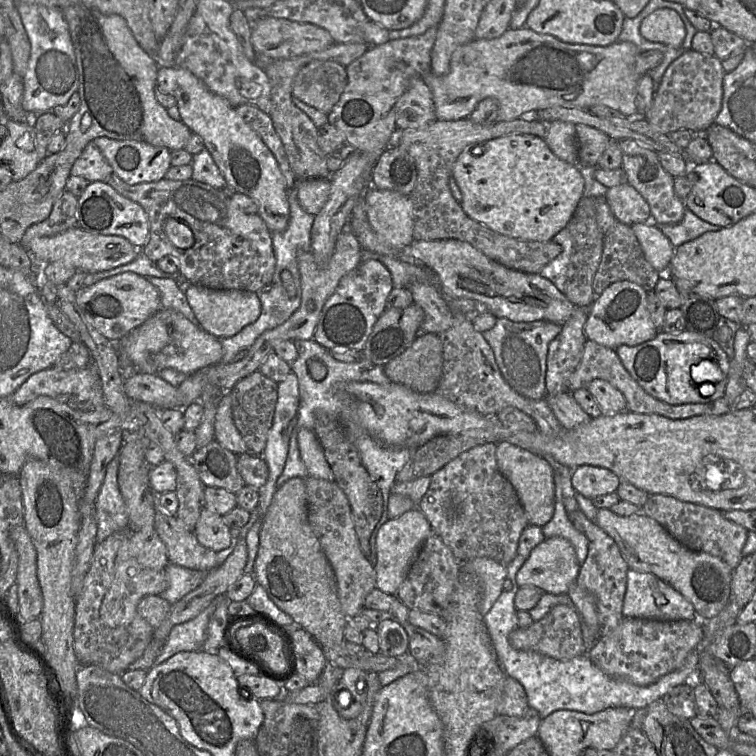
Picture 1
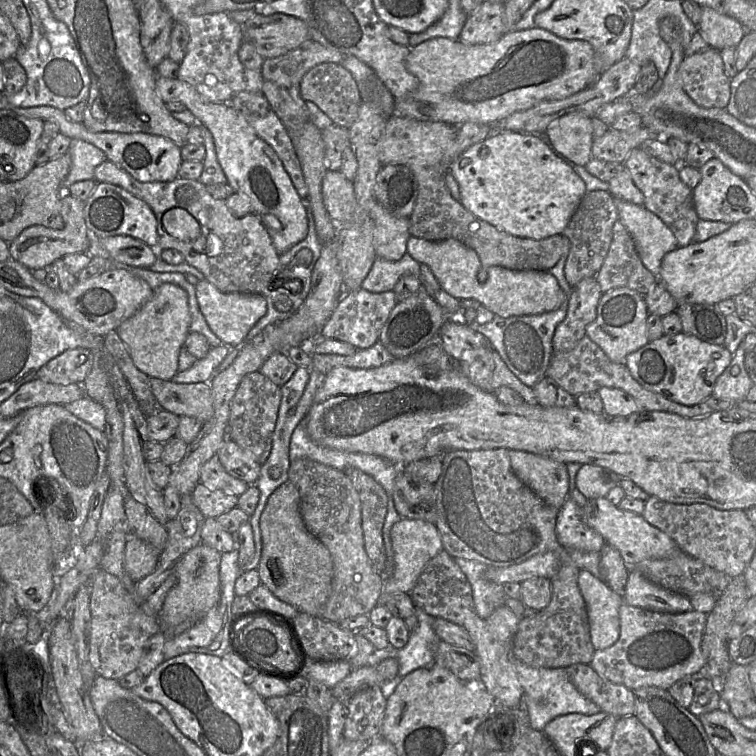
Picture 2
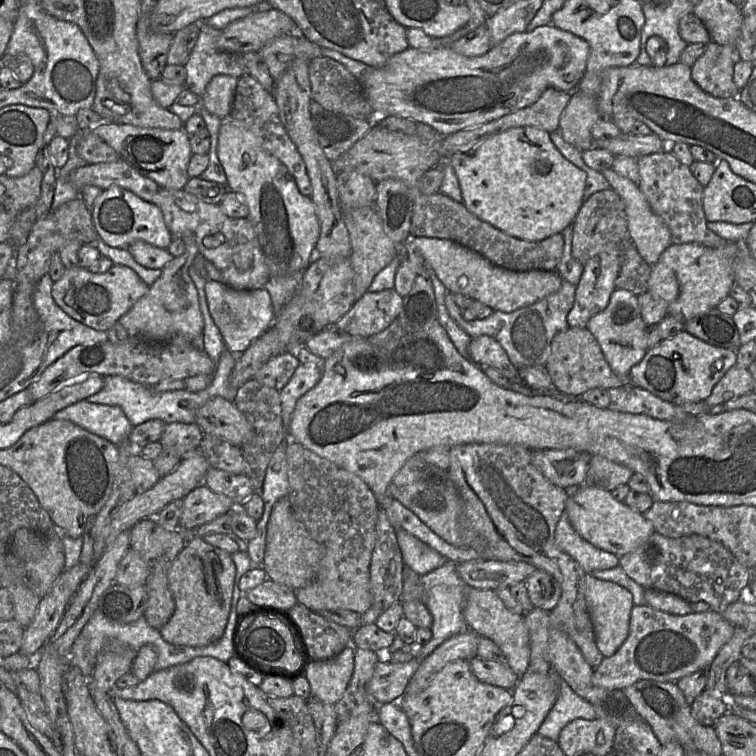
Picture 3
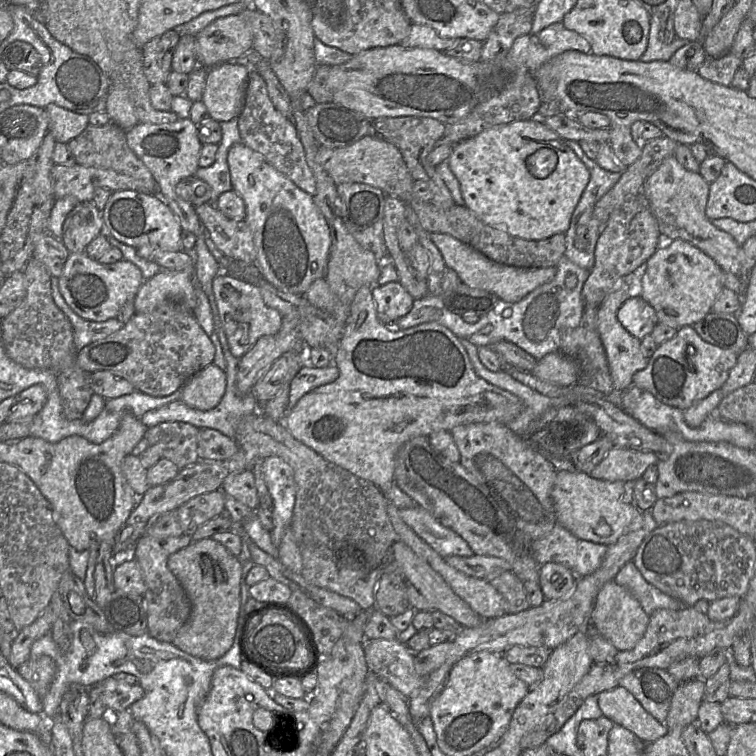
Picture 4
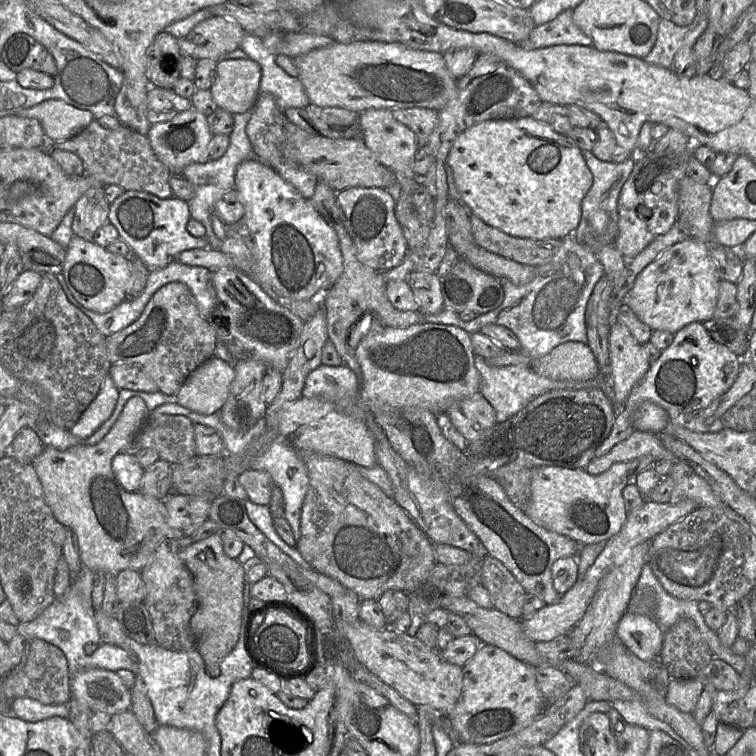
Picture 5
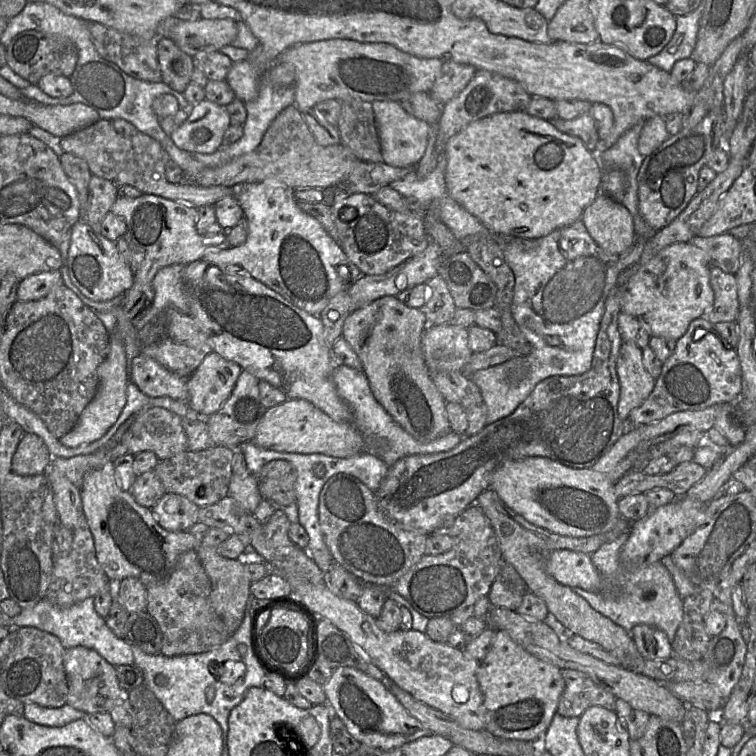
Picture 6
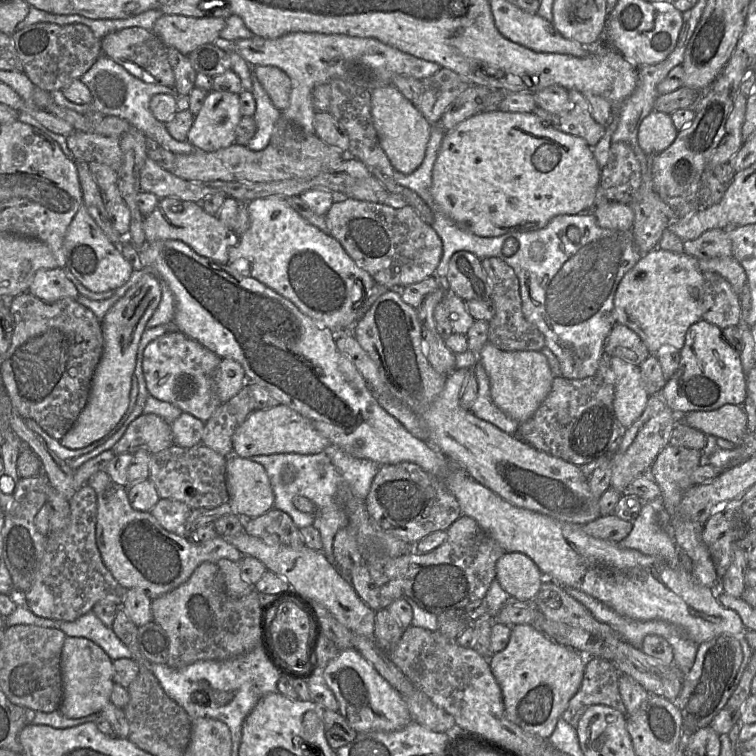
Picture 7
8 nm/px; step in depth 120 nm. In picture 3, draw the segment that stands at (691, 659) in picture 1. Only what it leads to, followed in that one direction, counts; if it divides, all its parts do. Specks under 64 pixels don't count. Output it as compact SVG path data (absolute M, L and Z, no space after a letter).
M561 679L557 699L538 729L538 733L557 741L561 730L572 720L597 718L593 705L579 696Z

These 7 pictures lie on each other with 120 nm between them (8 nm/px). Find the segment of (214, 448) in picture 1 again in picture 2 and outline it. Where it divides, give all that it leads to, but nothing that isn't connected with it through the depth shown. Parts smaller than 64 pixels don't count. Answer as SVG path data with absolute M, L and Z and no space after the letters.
M216 454L201 467L199 483L211 489L231 493L236 497L242 495L249 487L245 482L229 475Z

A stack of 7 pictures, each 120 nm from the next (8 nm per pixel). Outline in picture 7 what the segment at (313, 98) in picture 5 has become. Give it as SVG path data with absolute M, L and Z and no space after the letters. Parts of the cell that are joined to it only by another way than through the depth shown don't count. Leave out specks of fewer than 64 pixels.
M294 32L275 39L254 35L250 39L231 42L234 42L234 51L251 66L275 66L290 78L292 88L289 106L281 111L282 116L312 134L314 134L316 112L312 105L311 93L317 85L329 84L334 79L341 79L372 91L389 85L396 74L423 80L441 69L438 63L417 58L369 37Z

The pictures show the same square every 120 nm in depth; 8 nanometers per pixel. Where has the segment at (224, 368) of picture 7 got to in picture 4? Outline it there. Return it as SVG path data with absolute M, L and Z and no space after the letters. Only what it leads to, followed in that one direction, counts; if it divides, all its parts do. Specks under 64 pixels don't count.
M211 363L185 382L180 399L189 407L207 411L219 404L225 390L225 372Z

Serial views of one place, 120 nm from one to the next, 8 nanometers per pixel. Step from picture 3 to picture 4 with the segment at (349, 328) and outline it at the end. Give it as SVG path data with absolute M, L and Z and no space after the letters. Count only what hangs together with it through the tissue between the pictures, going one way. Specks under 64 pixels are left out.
M399 281L372 287L377 317L384 325L394 324L413 307L414 298Z

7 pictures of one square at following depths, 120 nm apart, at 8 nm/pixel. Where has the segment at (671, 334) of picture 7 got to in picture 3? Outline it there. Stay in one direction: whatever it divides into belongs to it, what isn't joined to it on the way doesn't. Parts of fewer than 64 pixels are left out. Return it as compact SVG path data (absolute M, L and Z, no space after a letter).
M697 243L671 244L651 266L648 291L666 302L667 315L682 323L717 305L734 284L732 262L736 245L711 248Z

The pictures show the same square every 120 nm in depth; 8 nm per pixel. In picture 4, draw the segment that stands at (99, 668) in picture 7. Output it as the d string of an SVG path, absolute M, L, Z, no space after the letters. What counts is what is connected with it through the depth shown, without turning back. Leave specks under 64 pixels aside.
M114 676L104 679L101 684L101 700L110 713L121 712L144 695L139 683L127 684L115 679Z

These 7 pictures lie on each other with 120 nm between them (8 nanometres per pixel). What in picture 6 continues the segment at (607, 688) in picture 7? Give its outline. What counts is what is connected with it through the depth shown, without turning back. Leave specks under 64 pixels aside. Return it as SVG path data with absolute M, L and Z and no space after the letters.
M561 669L565 688L559 698L557 712L564 717L580 717L591 706L615 711L616 696L597 685L578 670Z

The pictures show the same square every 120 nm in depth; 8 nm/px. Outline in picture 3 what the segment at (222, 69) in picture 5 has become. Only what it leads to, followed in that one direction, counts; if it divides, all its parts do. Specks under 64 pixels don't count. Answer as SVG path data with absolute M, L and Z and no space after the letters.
M216 75L208 83L201 106L220 119L229 119L239 78Z

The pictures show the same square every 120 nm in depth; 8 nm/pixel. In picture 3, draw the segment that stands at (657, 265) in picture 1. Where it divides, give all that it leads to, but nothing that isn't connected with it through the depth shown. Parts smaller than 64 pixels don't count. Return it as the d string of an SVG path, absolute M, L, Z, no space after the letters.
M612 168L602 170L600 173L608 181L610 188L619 195L624 204L629 240L633 243L643 260L650 266L654 265L661 253L672 244L668 227L659 216L653 213L637 184L619 176Z

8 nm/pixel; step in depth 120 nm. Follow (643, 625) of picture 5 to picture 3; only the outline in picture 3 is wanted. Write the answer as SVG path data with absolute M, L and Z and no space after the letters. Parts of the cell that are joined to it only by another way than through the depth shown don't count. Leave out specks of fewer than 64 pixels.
M586 573L585 597L594 627L597 647L604 657L611 656L628 636L630 615L634 606L633 595L615 582L599 579Z

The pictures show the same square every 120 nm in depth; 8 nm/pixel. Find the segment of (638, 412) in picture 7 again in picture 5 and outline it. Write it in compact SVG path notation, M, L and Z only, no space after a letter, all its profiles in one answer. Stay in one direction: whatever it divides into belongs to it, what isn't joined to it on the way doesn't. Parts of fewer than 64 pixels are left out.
M615 321L609 330L609 378L614 391L614 404L621 407L632 389L647 373L650 363L642 346L627 327Z

